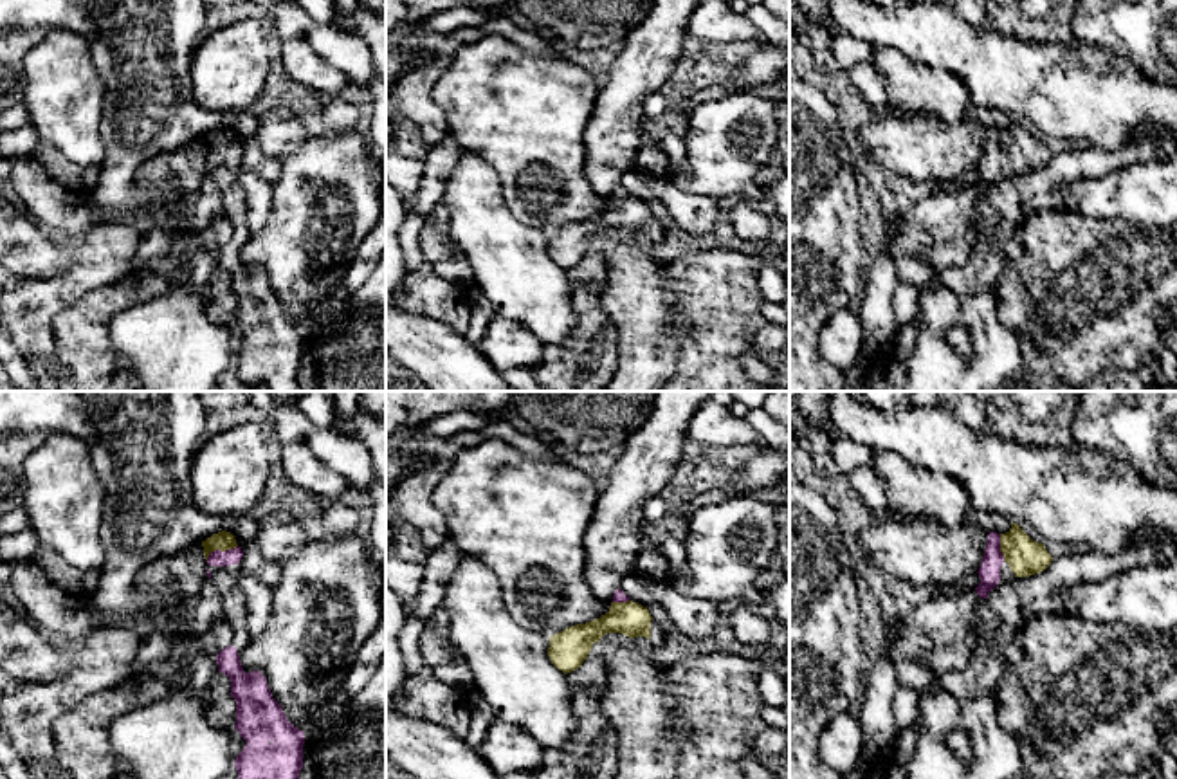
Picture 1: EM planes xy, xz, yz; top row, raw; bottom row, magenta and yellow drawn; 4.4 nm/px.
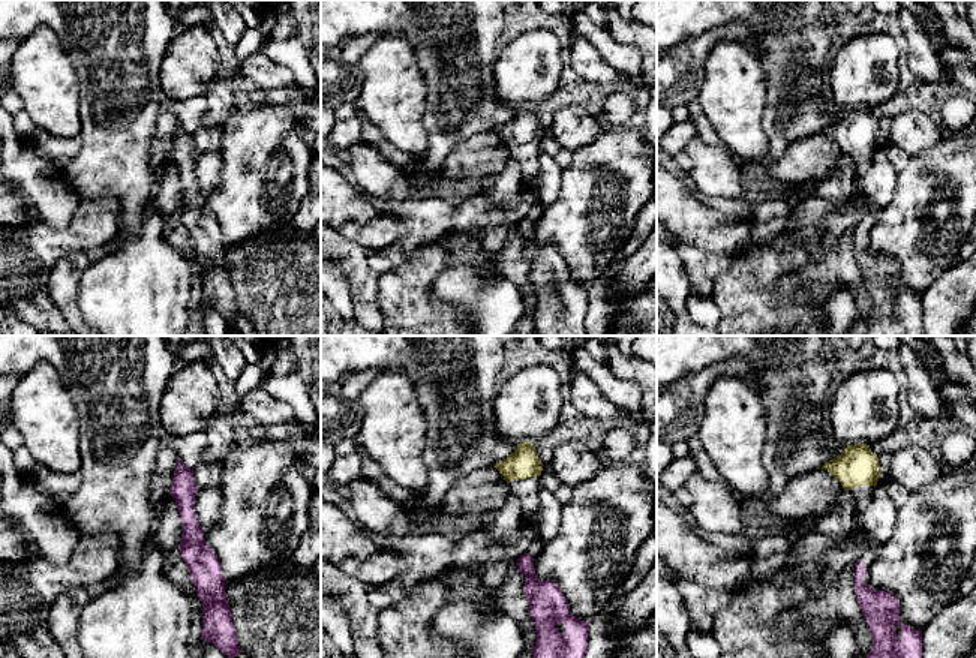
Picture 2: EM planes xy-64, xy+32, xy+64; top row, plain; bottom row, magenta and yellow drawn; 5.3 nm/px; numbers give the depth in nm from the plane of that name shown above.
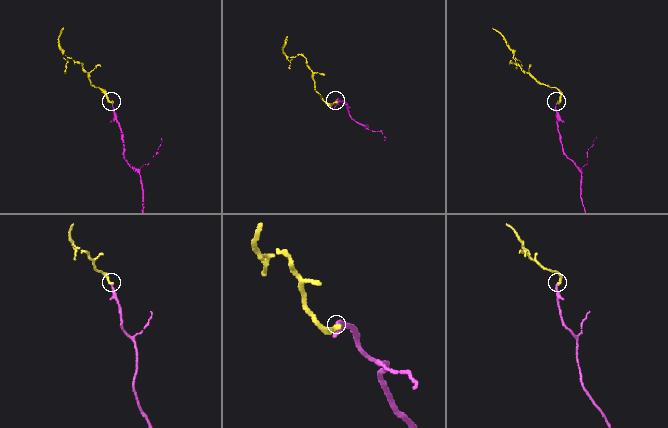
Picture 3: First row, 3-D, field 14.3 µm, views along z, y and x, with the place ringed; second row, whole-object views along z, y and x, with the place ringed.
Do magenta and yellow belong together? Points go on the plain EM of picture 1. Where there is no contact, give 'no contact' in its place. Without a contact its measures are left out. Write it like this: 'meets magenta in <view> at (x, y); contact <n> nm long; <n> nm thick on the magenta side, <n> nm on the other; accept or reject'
meets magenta in xy at (218, 146); contact 160 nm long; 70 nm thick on the magenta side, 80 nm on the other; accept

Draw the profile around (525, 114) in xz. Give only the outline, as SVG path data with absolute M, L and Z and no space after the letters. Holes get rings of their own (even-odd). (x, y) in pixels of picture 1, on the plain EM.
M490 34L461 45L443 63L443 74L431 90L431 97L445 112L449 135L458 146L481 155L496 170L510 213L530 227L553 233L566 224L600 215L613 198L598 195L584 173L584 130L598 90L595 78L575 61L526 52L510 40Z

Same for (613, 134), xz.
M652 0L643 22L624 40L624 49L598 90L584 130L584 173L595 191L613 197L624 173L636 164L642 144L643 103L671 81L687 23L701 0Z

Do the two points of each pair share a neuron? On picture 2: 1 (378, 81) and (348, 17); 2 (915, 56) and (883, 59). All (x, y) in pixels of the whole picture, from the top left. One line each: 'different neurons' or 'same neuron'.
1: different neurons
2: different neurons

